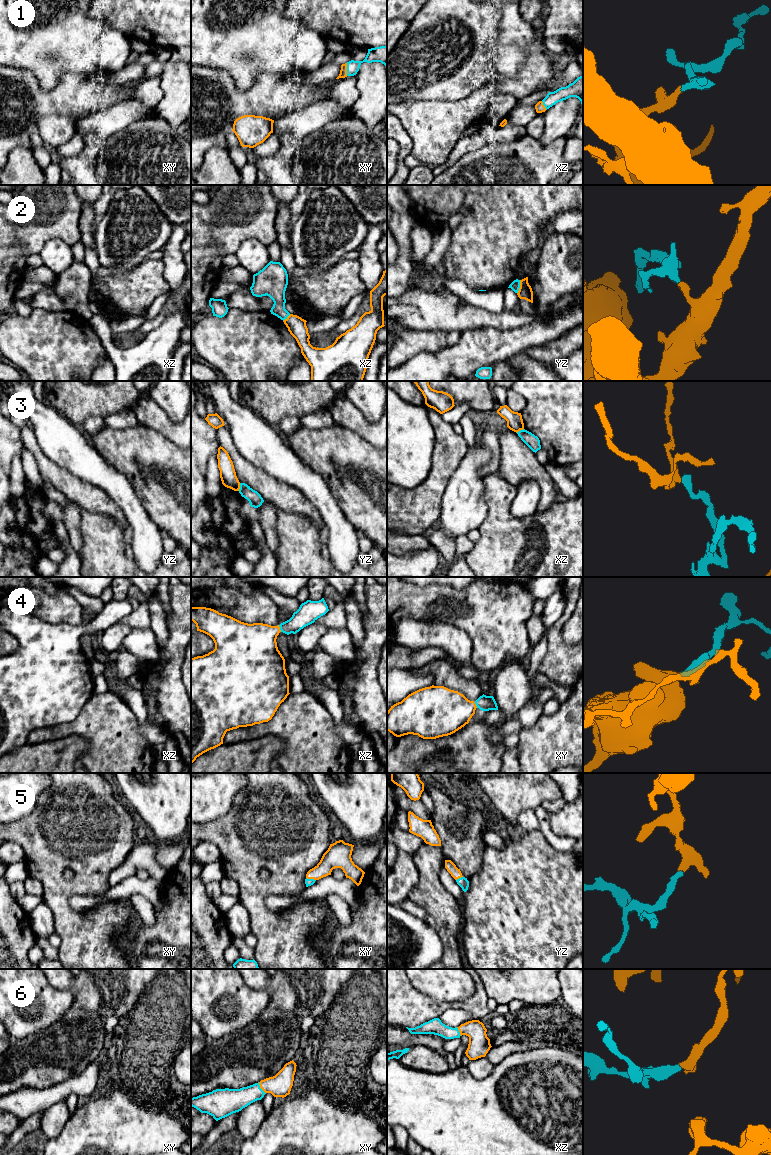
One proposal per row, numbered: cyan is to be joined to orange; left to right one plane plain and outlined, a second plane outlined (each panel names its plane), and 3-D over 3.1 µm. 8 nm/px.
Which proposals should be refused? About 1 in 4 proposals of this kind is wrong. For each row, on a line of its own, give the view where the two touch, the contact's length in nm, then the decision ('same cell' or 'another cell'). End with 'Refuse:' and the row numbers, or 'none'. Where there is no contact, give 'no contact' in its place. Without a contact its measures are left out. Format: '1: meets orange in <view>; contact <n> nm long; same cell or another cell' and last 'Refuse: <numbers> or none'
1: meets orange in xy; contact 100 nm long; same cell
2: meets orange in yz; contact 110 nm long; another cell
3: meets orange in yz; contact 70 nm long; another cell
4: meets orange in xz; contact 60 nm long; same cell
5: meets orange in xy; contact 80 nm long; same cell
6: meets orange in xy; contact 110 nm long; same cell
Refuse: 2, 3

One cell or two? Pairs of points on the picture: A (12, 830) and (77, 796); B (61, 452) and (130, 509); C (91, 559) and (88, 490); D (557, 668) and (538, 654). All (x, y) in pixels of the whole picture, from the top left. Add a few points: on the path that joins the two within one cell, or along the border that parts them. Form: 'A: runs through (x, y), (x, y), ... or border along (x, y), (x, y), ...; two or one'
A: runs through (28, 830), (43, 830), (61, 812); one
B: runs through (79, 457), (95, 469), (117, 491); one
C: border along (82, 509), (101, 512), (111, 518); two
D: border along (548, 634), (548, 649), (536, 670); two

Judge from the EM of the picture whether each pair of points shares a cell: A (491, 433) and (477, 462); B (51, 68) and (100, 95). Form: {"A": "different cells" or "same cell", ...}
{"A": "different cells", "B": "different cells"}

